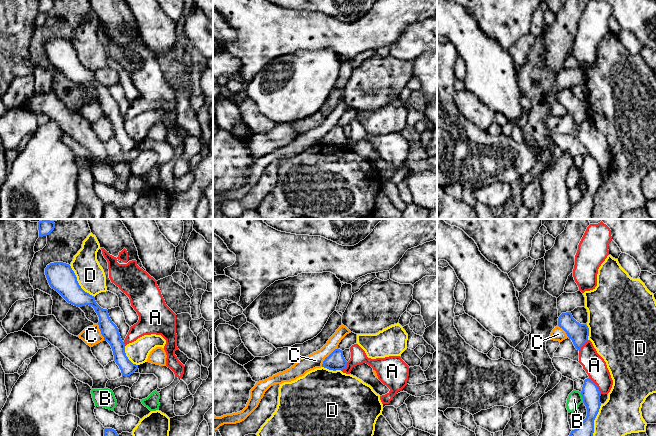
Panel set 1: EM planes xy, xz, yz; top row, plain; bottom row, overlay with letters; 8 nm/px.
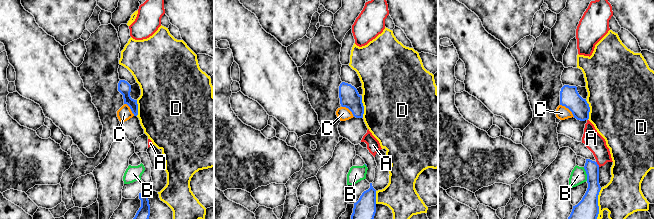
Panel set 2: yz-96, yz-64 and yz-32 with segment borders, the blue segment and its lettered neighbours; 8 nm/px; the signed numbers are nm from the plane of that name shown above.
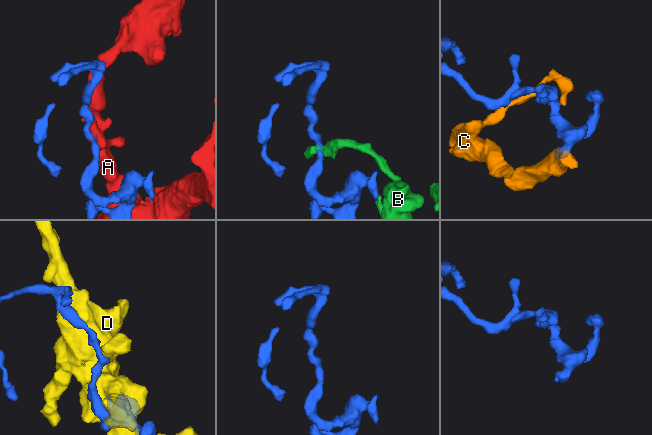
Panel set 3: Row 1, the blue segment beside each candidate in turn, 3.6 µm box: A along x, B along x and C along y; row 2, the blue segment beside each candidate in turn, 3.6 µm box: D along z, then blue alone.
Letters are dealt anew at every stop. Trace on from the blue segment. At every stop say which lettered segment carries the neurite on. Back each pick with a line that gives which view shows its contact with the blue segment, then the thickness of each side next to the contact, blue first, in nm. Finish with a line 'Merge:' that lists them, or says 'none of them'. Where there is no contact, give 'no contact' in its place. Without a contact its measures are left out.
Merge: none of them

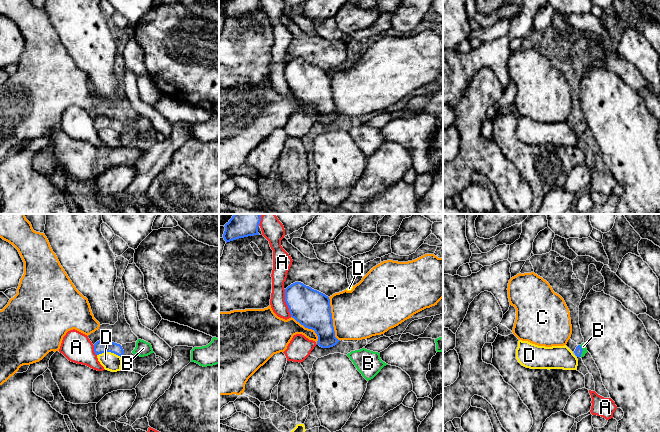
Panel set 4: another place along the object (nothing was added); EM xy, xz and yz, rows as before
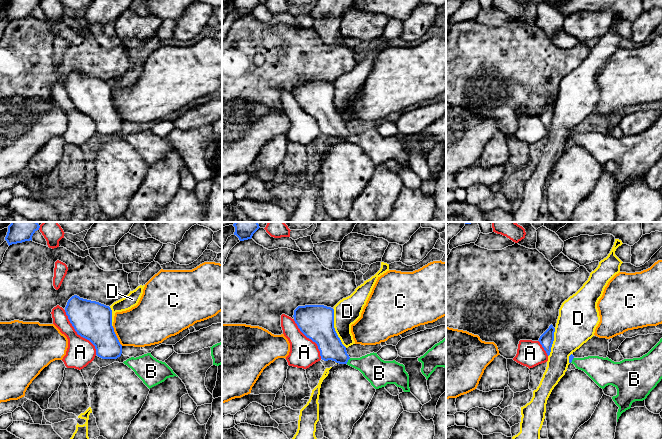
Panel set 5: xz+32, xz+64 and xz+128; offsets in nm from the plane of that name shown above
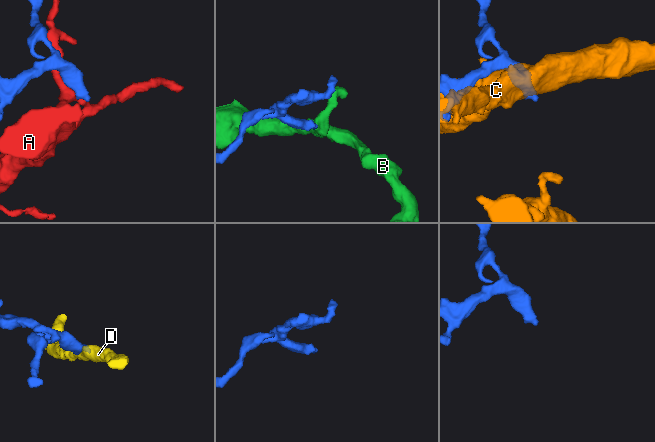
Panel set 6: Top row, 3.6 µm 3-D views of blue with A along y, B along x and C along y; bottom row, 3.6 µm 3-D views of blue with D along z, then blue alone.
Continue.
B: yz | 60/50 nm
Merge: B

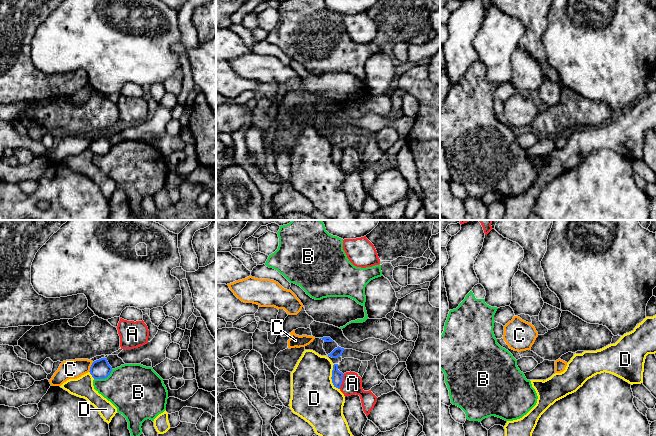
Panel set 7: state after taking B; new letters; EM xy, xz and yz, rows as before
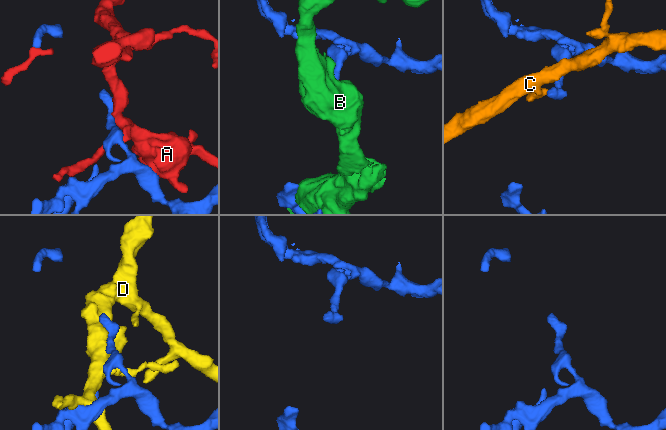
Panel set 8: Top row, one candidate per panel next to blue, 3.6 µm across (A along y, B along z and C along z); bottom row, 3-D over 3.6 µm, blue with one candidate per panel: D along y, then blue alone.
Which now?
Merge: none of them

